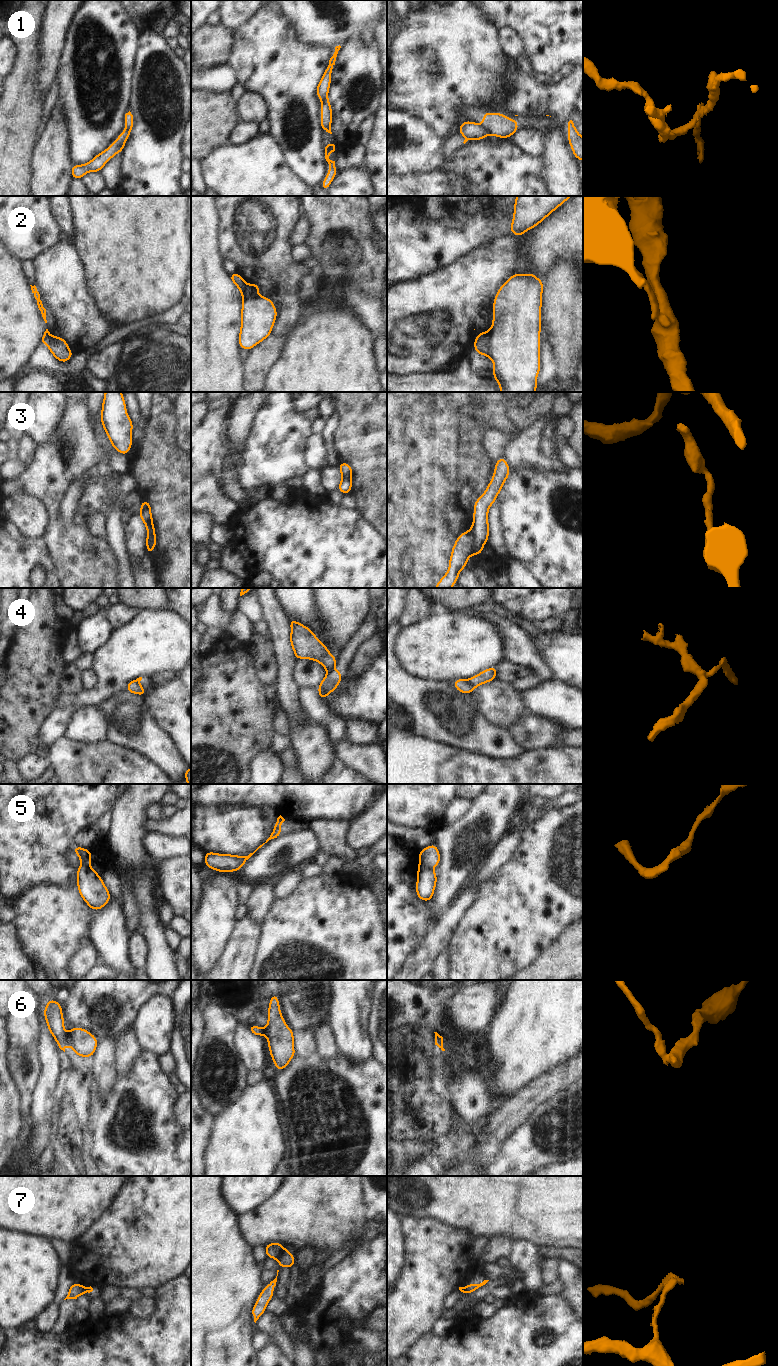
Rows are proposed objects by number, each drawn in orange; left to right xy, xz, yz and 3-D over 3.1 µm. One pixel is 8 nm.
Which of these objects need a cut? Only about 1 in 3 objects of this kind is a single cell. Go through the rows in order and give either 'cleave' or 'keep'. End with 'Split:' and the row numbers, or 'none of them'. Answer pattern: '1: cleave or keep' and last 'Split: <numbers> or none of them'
1: cleave
2: cleave
3: cleave
4: cleave
5: cleave
6: cleave
7: cleave
Split: 1, 2, 3, 4, 5, 6, 7

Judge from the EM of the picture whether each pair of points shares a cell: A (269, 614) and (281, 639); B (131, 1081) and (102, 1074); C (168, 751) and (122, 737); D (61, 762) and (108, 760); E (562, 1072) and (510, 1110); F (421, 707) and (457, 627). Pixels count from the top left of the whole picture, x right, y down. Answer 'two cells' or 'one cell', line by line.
A: one cell
B: two cells
C: one cell
D: one cell
E: one cell
F: two cells

